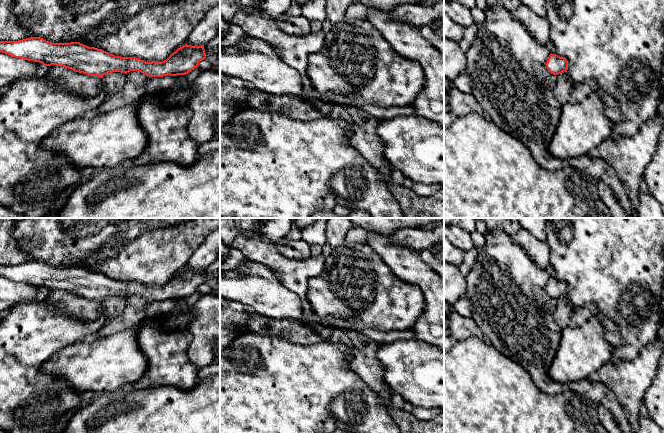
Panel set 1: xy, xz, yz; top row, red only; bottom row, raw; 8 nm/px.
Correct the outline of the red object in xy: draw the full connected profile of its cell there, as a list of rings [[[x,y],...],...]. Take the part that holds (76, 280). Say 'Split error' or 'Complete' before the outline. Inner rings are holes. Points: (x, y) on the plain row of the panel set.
Complete. [[[30,261],[18,265],[0,265],[0,276],[15,282],[42,287],[44,290],[63,290],[75,296],[89,300],[104,299],[113,296],[129,297],[141,296],[151,301],[185,299],[198,291],[199,286],[206,283],[204,269],[183,269],[162,286],[146,286],[136,281],[121,281],[110,278],[102,273],[86,270],[80,266],[52,267],[40,261]]]

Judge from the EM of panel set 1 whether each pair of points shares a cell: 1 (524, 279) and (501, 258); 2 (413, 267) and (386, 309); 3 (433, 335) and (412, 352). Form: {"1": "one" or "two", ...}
{"1": "one", "2": "two", "3": "two"}

